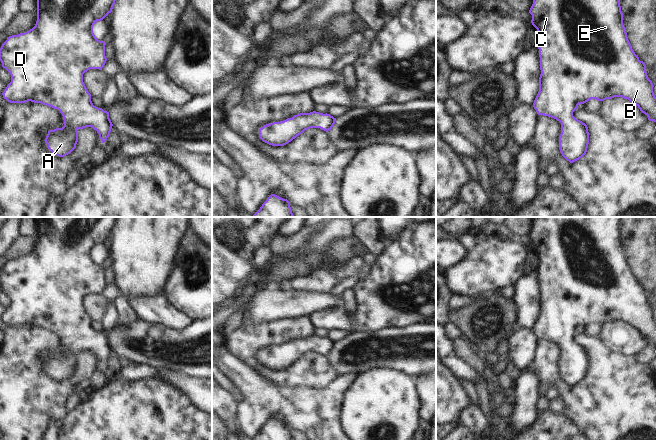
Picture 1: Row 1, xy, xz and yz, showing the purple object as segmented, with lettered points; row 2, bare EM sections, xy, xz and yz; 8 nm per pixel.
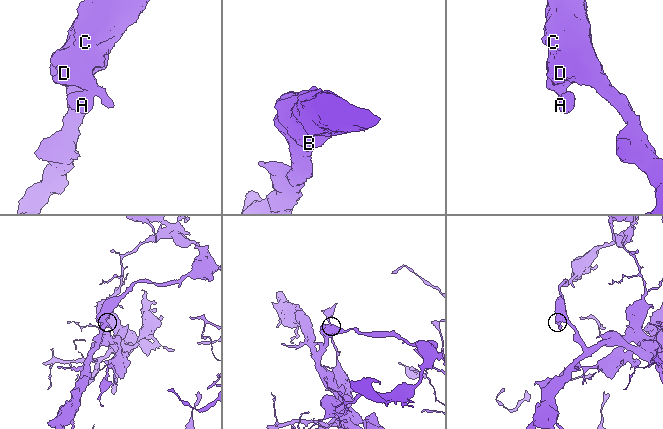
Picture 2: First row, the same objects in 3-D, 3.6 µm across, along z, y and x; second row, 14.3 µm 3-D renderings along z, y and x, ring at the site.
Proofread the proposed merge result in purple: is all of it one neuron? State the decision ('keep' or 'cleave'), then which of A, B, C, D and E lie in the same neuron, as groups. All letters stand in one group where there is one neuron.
keep | A B C D E

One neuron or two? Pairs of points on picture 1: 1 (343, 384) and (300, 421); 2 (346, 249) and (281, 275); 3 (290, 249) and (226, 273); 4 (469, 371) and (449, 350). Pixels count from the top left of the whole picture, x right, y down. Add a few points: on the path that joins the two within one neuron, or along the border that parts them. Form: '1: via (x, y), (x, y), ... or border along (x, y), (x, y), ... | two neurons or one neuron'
1: via (332, 395), (324, 403), (317, 403), (311, 410) | one neuron
2: via (330, 256), (320, 258), (306, 265), (297, 265) | one neuron
3: border along (279, 231), (268, 245) | two neurons
4: via (463, 369), (450, 356) | one neuron

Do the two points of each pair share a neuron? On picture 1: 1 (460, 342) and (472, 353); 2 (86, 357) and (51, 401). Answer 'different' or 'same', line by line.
1: same
2: same

